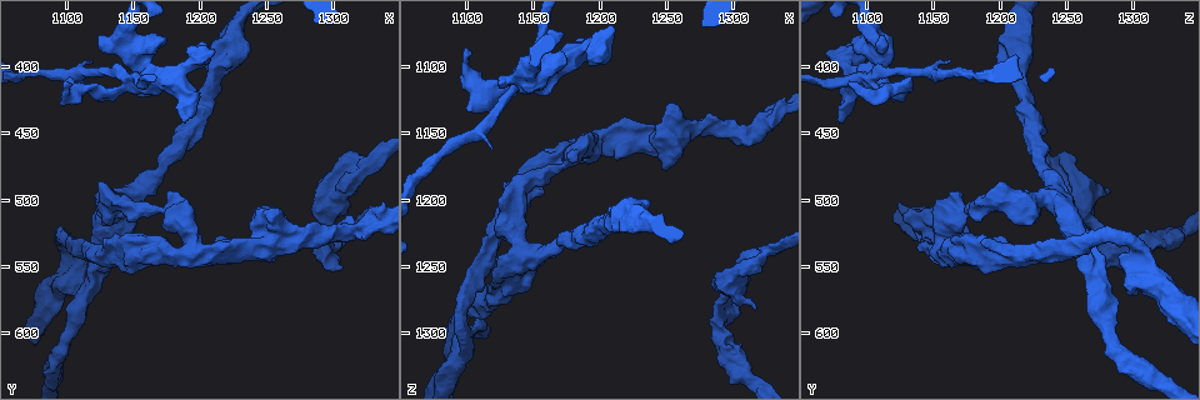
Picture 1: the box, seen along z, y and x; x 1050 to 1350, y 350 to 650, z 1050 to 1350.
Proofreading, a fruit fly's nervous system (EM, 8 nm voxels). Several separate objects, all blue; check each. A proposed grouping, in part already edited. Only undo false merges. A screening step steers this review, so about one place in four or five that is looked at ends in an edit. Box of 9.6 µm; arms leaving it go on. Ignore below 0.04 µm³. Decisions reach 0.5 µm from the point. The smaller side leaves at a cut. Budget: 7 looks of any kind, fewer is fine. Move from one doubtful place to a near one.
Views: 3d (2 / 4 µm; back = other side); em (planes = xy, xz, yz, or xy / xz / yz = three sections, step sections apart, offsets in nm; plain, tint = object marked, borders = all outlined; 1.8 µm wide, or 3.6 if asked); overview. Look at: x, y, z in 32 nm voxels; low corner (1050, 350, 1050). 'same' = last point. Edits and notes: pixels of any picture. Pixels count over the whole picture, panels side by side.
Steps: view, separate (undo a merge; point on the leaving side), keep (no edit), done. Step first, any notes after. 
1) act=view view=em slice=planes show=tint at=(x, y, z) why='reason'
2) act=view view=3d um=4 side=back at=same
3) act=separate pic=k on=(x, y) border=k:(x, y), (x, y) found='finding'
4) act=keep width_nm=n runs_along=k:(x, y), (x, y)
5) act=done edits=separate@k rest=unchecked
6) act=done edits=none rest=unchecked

act=view view=em slice=planes show=borders at=(1312, 486, 1246) why='branch point'

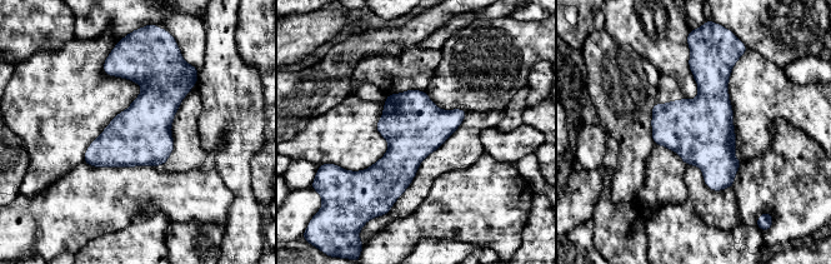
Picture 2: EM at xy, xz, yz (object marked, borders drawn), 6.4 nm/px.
act=keep found='one cell here'

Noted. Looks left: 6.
act=view view=3d um=4 at=(1098, 560, 1314) why='abrupt turn'

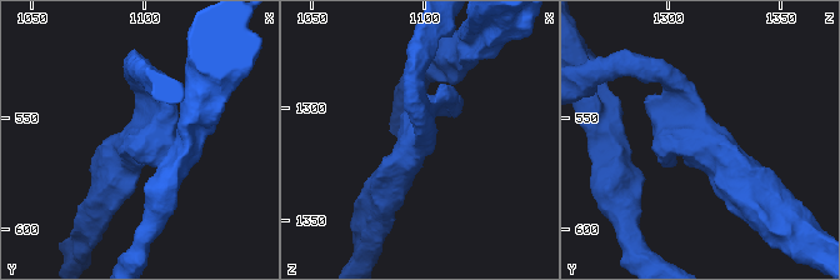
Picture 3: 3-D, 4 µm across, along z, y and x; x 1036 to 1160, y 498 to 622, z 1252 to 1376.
act=view view=em slice=xy step=16 show=tint at=(1097, 558, 1316) arms=3 arm_widths_nm=260,280,500

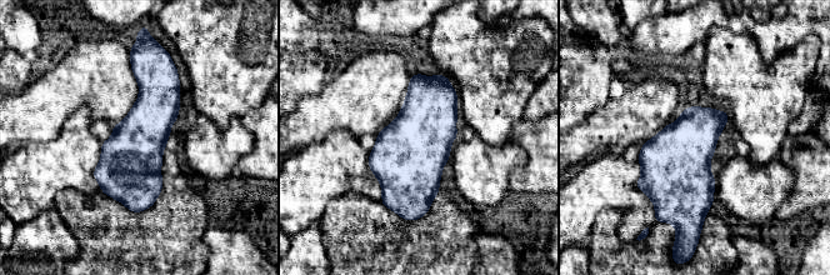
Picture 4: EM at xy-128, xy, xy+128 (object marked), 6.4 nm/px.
act=view view=em slice=planes show=tint at=same

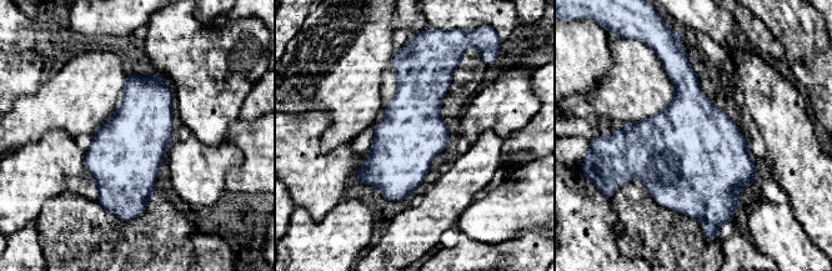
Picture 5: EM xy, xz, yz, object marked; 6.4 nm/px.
act=keep found='one cell here'

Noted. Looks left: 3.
act=view view=3d um=2 at=(1194, 532, 1156) why='abrupt turn'

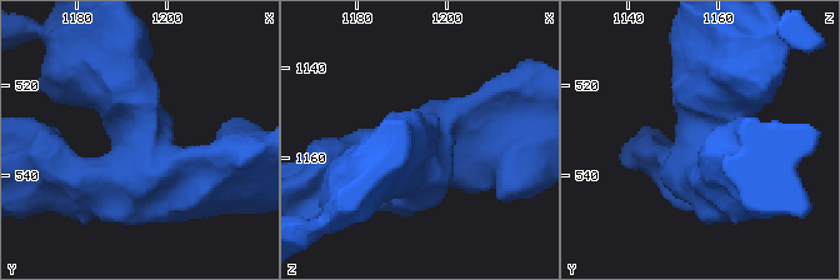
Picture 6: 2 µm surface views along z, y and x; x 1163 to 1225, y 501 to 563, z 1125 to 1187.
act=view view=em slice=planes show=tint at=same

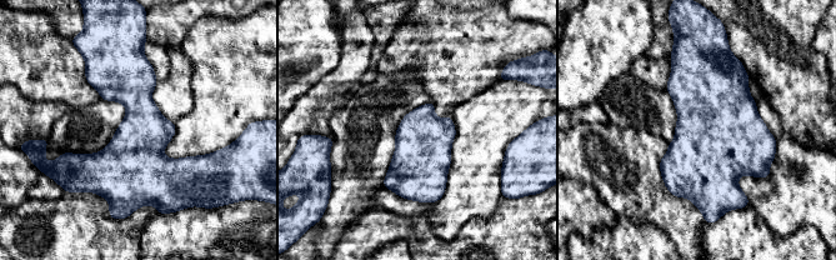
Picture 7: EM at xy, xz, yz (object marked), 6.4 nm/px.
act=keep found='one cell here'

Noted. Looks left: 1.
act=done edits=none rest=unchecked

